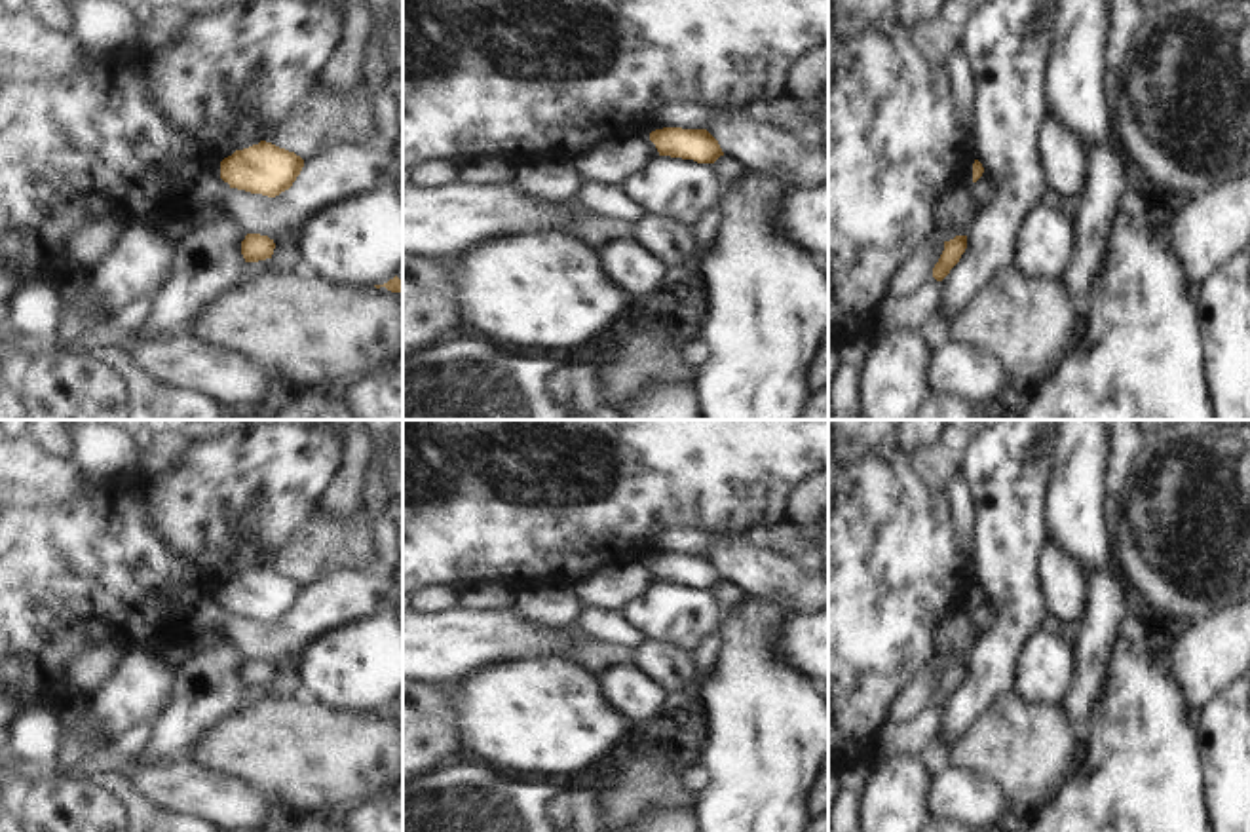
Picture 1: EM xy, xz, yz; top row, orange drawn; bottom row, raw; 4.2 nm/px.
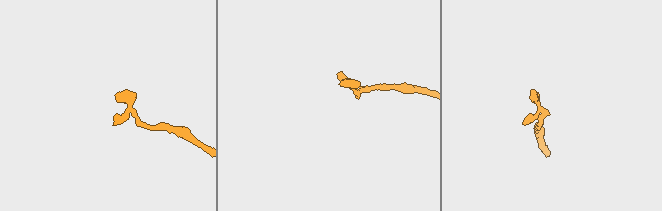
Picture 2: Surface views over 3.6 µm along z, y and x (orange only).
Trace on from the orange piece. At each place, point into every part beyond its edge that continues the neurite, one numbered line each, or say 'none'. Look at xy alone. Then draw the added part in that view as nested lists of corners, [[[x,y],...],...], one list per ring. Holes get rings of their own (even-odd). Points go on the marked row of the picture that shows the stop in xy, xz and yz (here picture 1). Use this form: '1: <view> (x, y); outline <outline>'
none

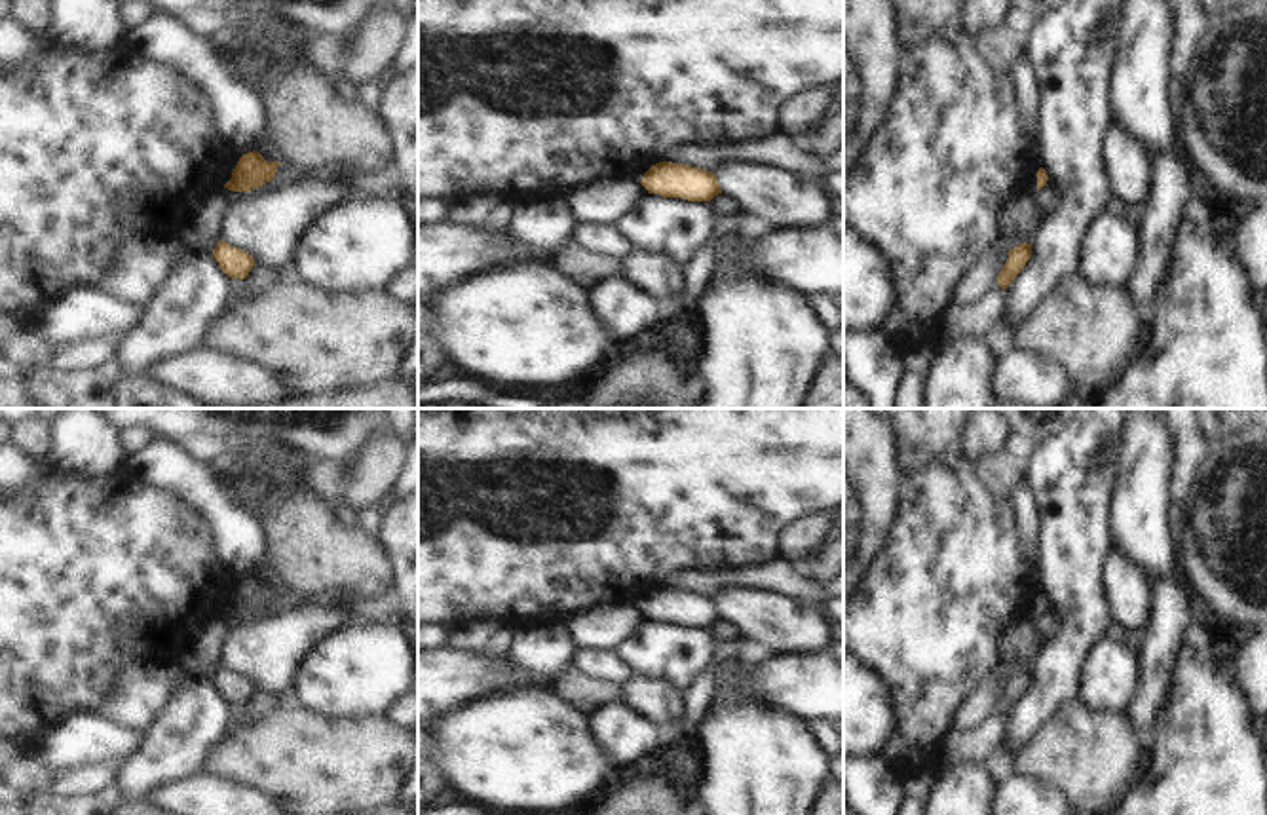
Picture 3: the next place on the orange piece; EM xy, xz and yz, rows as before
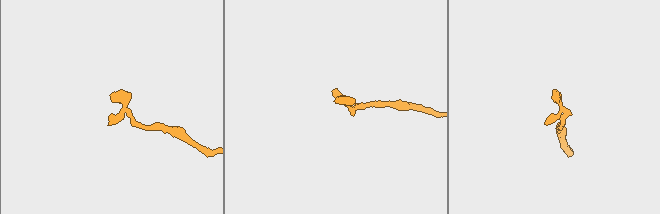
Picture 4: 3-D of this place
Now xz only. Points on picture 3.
none

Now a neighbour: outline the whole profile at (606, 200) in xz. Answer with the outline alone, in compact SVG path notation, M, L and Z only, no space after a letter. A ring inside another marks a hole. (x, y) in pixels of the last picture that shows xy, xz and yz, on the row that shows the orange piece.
M598 179L574 188L566 199L581 222L617 224L638 207L646 196L648 190L638 180Z

